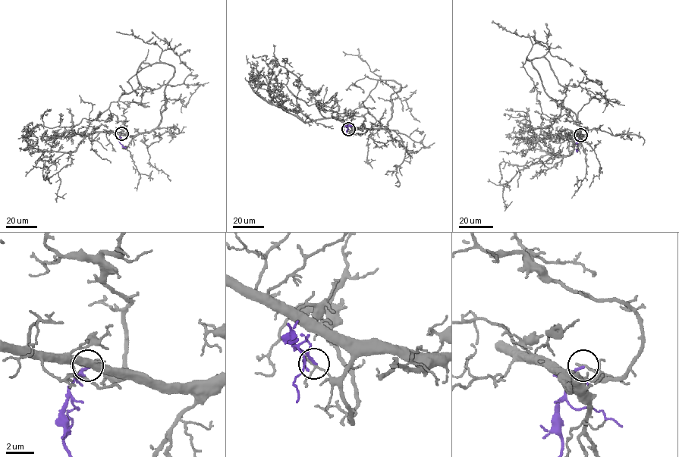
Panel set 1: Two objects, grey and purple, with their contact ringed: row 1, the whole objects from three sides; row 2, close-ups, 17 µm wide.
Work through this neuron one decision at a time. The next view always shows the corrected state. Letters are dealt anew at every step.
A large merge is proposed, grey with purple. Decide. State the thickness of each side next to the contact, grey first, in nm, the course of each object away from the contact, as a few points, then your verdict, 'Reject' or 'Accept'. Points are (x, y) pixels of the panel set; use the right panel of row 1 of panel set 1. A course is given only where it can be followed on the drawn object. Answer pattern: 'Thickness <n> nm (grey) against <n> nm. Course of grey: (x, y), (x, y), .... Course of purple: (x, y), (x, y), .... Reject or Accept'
Thickness 140 nm (grey) against 130 nm. Course of grey: (580, 135), (526, 59), (544, 57), (567, 88), (560, 115), (530, 129), (528, 114), (504, 113). Course of purple: (580, 135), (576, 150). Reject

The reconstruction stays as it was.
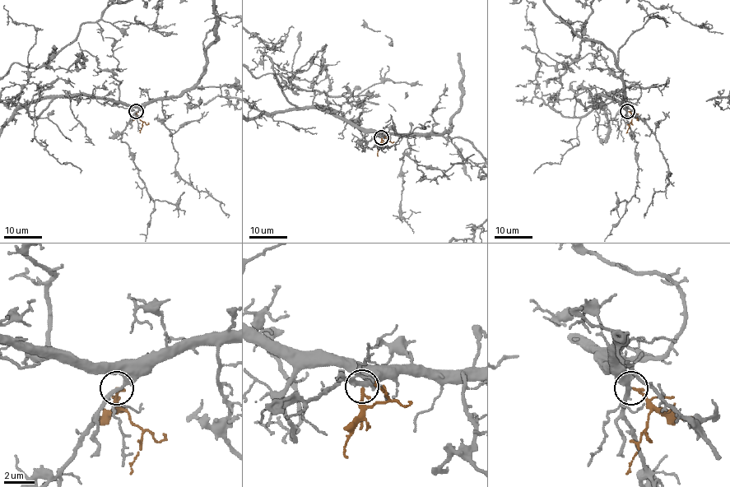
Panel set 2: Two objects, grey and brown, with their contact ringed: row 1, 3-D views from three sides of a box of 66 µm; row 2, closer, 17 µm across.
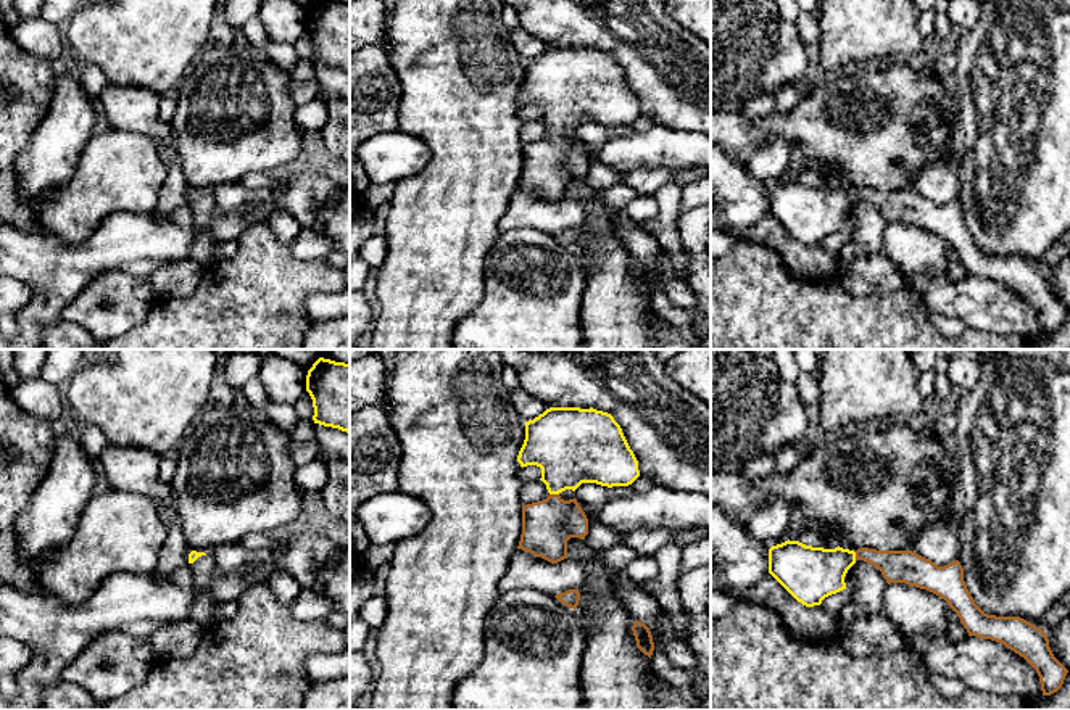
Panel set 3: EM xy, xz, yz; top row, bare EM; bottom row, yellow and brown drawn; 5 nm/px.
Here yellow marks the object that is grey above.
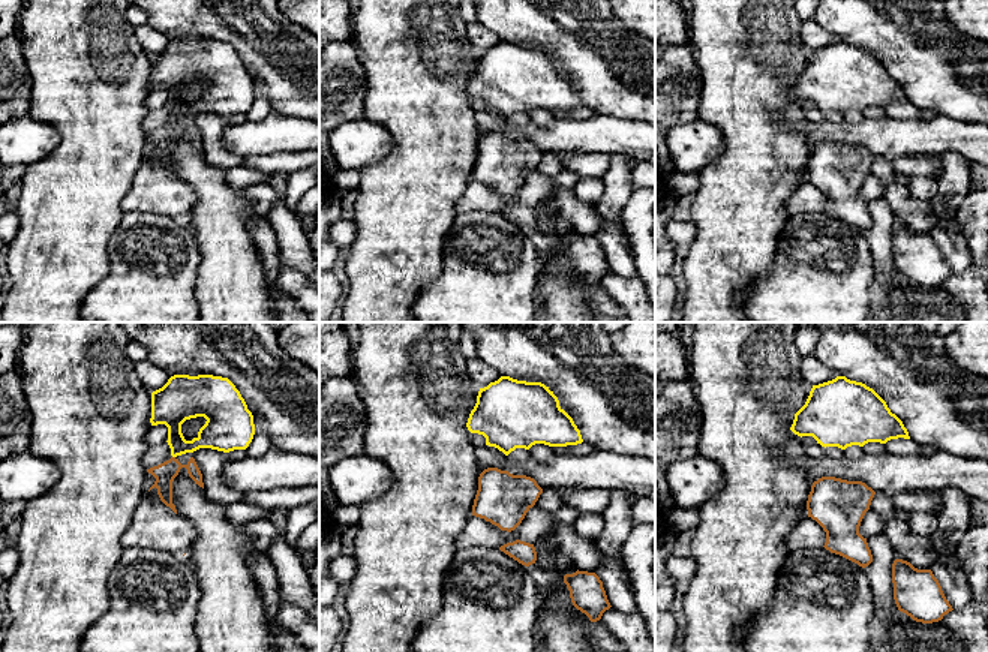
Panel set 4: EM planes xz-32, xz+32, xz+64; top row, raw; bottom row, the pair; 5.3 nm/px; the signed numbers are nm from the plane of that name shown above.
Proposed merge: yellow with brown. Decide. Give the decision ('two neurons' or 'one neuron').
one neuron

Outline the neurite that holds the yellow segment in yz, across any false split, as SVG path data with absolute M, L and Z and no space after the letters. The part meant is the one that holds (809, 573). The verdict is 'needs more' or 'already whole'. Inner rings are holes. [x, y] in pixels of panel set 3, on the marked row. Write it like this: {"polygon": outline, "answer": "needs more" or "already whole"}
{"polygon": "M785 541L769 549L769 573L802 605L820 605L832 594L846 589L844 576L857 562L877 567L888 584L906 583L927 589L957 613L968 636L1004 644L1023 657L1038 673L1043 696L1057 692L1068 670L1054 657L1041 628L1020 617L985 613L970 596L959 560L938 567L912 551L854 551L812 547Z", "answer": "needs more"}

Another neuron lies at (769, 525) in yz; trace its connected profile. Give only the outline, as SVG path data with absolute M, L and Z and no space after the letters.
M769 497L753 515L746 530L769 551L772 546L788 541L788 530L793 517L791 504L780 497Z

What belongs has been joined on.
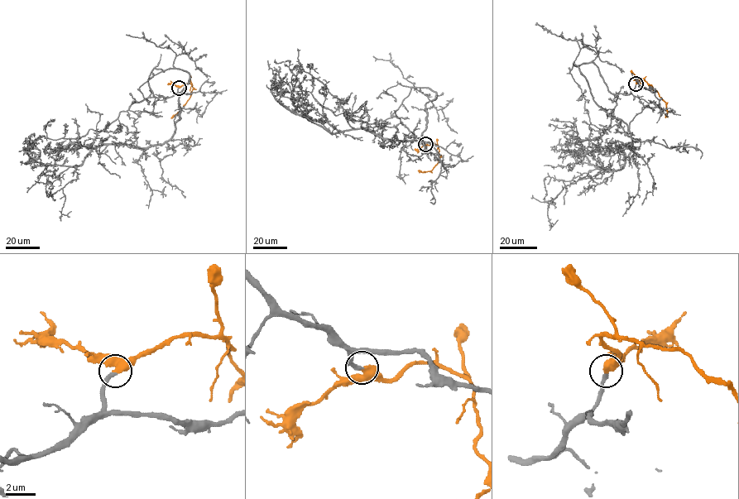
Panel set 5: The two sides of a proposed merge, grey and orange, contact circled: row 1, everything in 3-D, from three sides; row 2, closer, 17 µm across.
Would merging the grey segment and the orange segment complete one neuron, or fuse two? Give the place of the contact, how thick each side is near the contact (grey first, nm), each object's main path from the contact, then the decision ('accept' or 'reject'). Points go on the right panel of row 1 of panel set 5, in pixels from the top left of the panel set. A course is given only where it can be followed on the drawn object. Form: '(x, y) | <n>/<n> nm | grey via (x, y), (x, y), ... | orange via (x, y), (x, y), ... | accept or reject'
(635, 83) | 280/400 nm | grey via (635, 83), (663, 111), (644, 106), (631, 122), (624, 165), (600, 183), (546, 176), (543, 199) | orange via (635, 83), (635, 79), (645, 80), (656, 91), (665, 103), (665, 117) | accept

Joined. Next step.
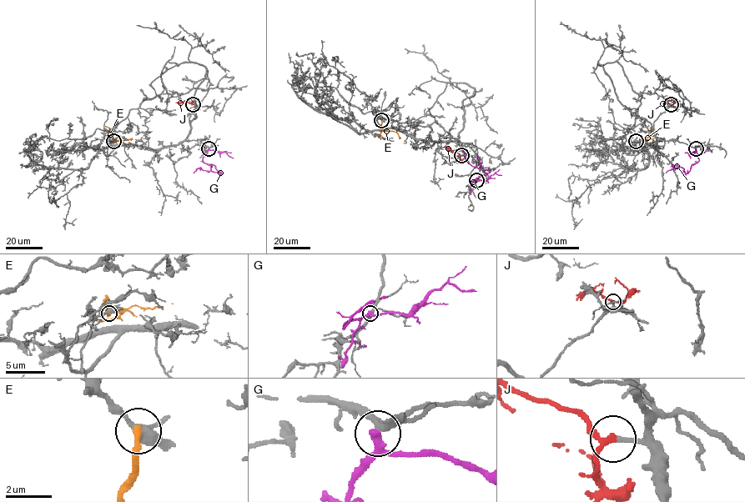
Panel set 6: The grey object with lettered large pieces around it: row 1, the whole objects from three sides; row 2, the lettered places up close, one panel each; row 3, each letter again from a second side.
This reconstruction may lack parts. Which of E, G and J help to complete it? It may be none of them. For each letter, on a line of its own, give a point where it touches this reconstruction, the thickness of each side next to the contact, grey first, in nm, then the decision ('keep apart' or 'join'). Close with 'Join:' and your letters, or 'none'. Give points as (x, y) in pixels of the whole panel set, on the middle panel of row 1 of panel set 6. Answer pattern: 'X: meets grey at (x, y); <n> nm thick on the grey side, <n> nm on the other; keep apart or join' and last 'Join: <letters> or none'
E: meets grey at (381, 120); 360 nm thick on the grey side, 240 nm on the other; keep apart
G: meets grey at (476, 180); 240 nm thick on the grey side, 280 nm on the other; keep apart
J: meets grey at (461, 155); 160 nm thick on the grey side, 180 nm on the other; join
Join: J

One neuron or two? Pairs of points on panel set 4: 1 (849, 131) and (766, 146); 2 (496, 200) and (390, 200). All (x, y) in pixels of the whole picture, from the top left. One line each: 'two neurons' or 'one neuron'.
1: two neurons
2: two neurons

